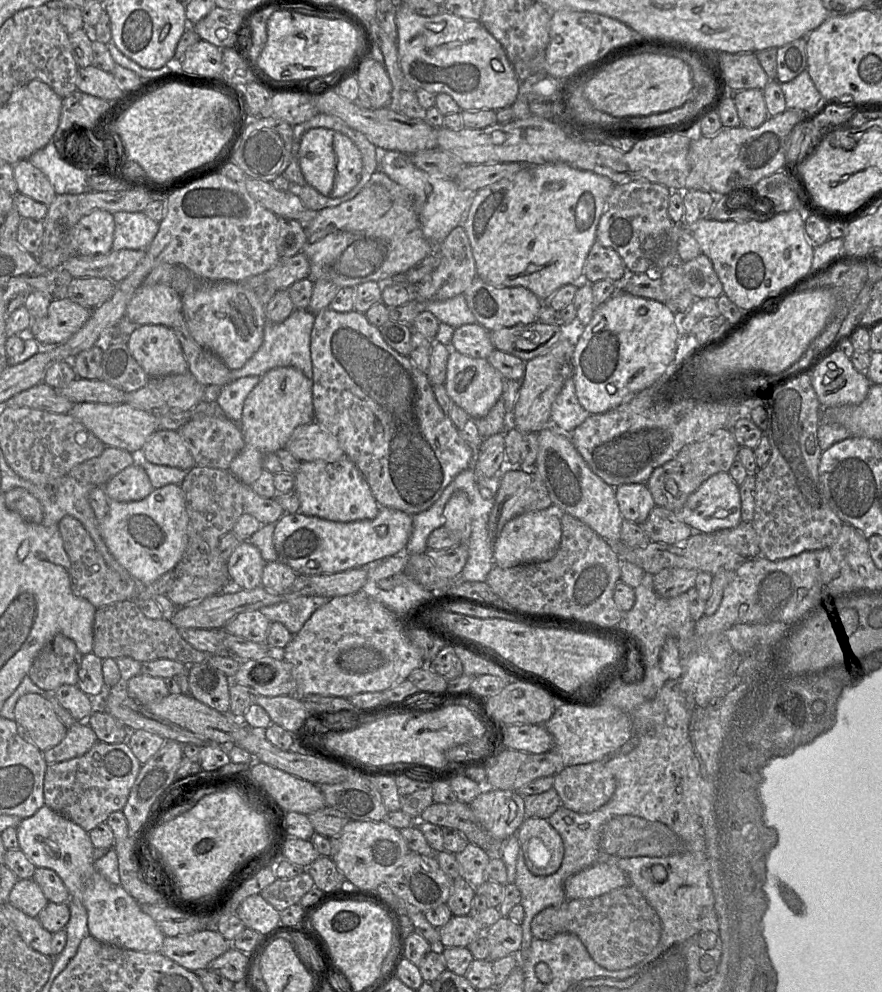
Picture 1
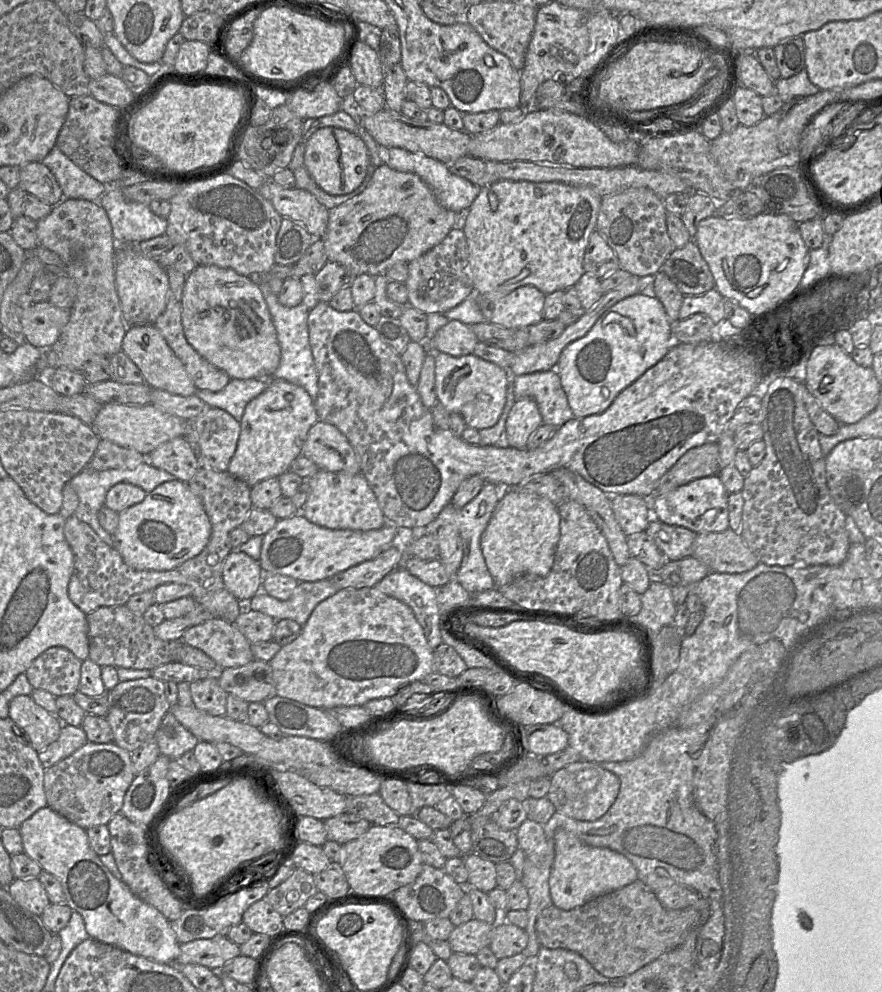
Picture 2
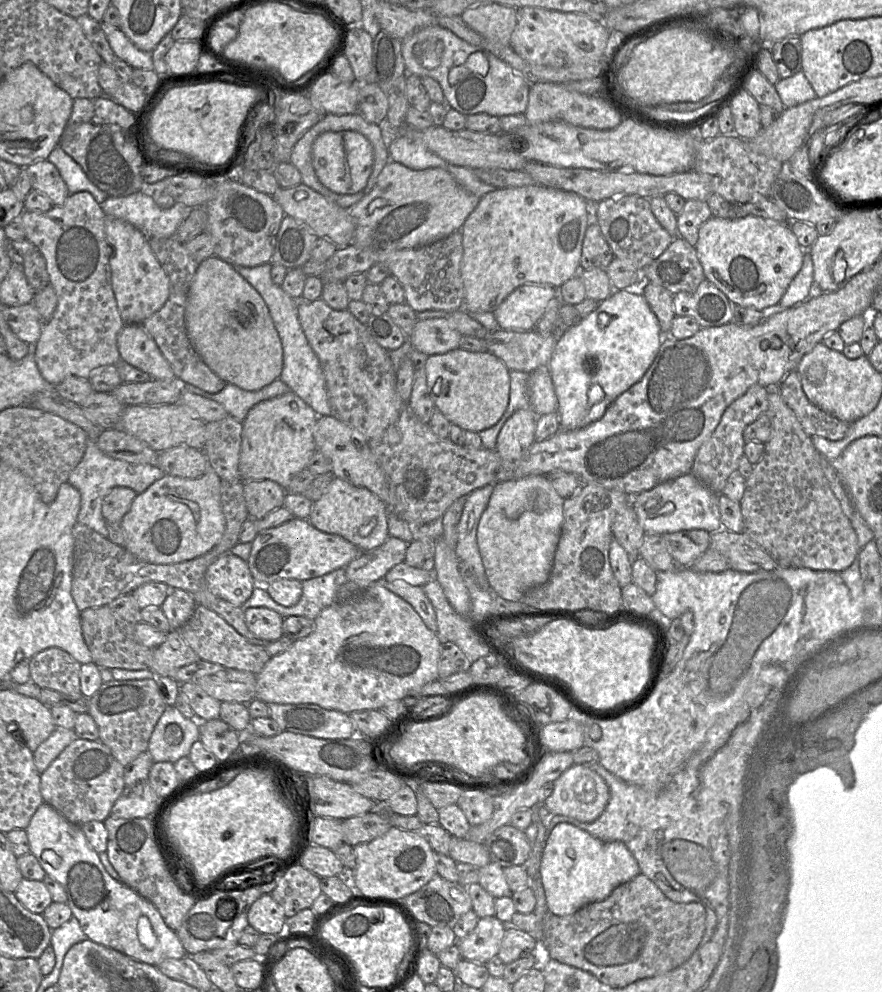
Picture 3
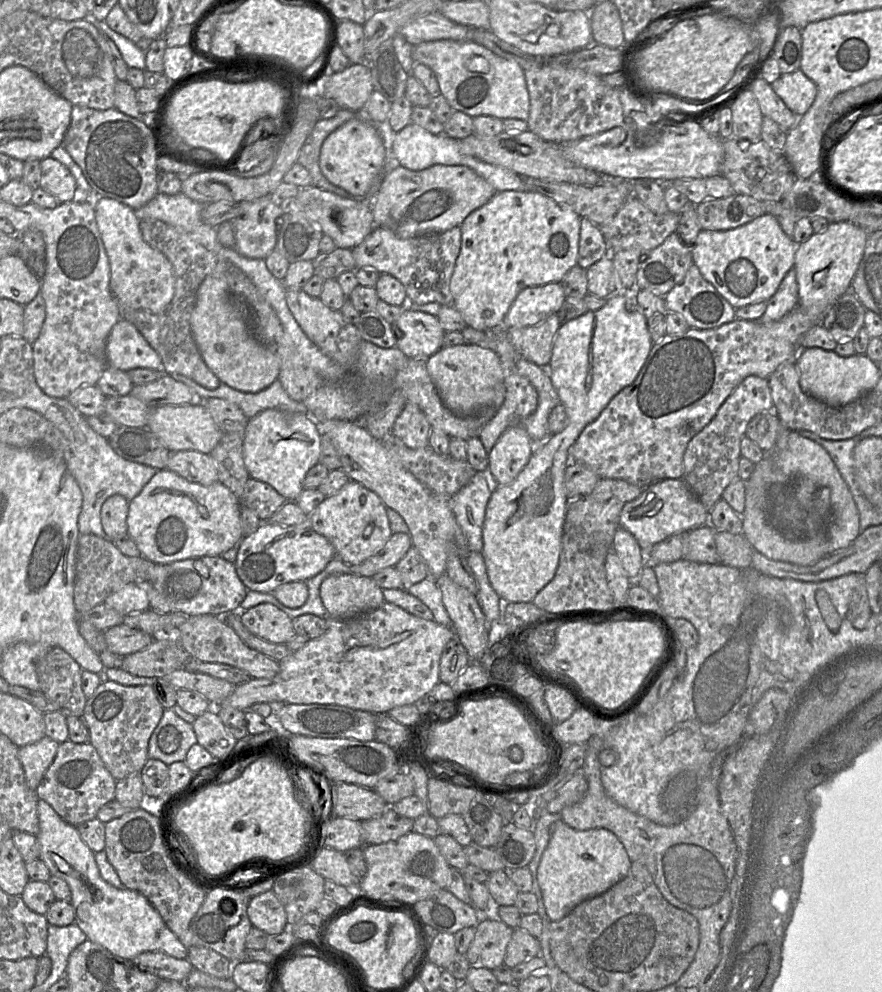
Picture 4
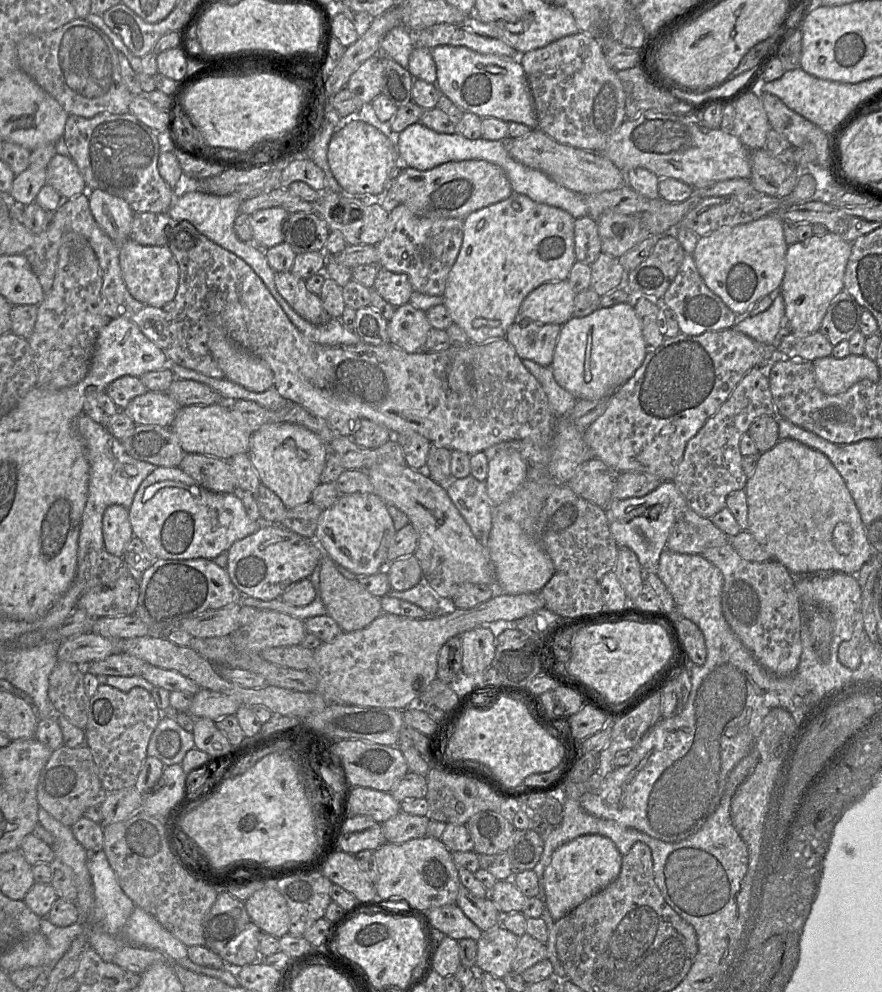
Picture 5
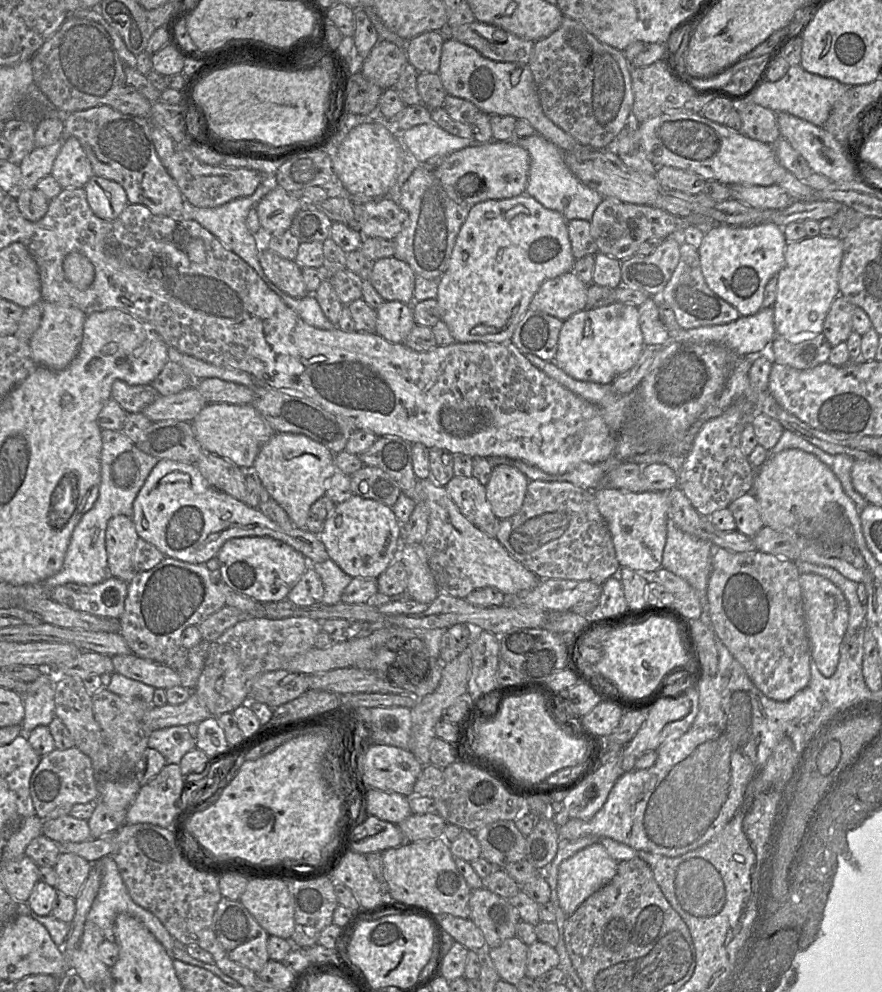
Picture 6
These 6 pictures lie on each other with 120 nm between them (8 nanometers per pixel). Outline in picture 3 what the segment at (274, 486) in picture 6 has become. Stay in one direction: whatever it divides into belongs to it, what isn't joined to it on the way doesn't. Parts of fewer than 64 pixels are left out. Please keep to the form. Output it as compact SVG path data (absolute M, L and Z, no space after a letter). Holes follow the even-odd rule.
M294 392L264 400L250 409L242 422L239 474L242 481L272 480L287 490L292 478L304 470L317 451L314 426L318 415Z

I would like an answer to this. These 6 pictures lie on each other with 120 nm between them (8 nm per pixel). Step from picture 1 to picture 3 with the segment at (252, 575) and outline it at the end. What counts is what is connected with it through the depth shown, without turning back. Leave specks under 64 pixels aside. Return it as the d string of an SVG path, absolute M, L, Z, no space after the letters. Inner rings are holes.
M231 553L221 556L207 568L206 581L215 596L238 607L251 597L256 587L247 561Z

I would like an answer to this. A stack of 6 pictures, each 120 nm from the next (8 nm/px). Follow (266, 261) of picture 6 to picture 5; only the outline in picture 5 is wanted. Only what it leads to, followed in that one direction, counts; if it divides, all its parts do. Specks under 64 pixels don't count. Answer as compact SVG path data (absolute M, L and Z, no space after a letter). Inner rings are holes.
M288 271L275 273L274 281L280 295L304 320L313 325L322 325L331 318L319 296L308 290L304 280Z

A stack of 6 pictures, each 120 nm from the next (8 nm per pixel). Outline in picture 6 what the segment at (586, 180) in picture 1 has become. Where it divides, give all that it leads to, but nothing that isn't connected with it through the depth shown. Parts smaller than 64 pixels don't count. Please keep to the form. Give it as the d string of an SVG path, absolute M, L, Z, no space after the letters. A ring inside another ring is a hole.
M523 193L519 196L486 200L473 205L461 225L451 252L448 268L438 283L436 301L441 321L457 343L502 343L512 335L529 309L542 283L572 271L574 257L566 219Z

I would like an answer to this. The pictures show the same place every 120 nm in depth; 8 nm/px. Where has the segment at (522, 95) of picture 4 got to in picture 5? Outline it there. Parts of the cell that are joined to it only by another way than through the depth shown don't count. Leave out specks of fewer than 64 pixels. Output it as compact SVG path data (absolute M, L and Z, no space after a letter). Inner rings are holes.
M439 45L431 49L436 64L436 85L443 95L466 112L522 123L538 129L534 100L518 57L481 54L465 46Z

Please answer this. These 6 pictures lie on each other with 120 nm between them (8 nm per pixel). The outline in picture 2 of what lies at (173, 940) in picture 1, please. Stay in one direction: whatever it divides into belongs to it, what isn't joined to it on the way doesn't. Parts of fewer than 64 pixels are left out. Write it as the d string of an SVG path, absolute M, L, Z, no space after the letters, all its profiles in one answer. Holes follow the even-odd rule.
M216 935L209 939L181 943L176 963L168 964L199 964L212 970L220 970L225 963L239 955L239 945L226 935Z

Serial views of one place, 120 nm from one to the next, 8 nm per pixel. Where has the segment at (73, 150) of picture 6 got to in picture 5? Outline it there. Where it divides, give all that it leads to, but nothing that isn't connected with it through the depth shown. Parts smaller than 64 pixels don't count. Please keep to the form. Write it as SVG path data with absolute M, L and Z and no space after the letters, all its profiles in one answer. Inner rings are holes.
M56 154L46 167L46 184L51 185L63 200L80 195L85 180L70 156Z

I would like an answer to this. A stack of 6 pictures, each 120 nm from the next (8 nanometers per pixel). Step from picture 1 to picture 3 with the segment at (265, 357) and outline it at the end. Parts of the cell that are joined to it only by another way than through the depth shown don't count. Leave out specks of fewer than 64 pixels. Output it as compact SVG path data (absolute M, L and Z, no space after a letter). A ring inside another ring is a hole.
M271 263L255 267L233 265L233 268L261 295L267 305L282 344L283 369L279 379L307 403L318 416L331 416L332 411L328 402L324 372L299 322L298 300L289 296L281 286L273 283L270 275Z

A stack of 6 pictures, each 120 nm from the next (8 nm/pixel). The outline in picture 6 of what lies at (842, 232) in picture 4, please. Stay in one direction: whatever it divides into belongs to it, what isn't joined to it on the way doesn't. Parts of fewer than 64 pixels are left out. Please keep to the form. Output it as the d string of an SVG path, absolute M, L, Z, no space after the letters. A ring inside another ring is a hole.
M819 235L787 243L784 267L777 274L776 298L772 305L776 335L798 343L802 340L802 332L822 333L830 305L840 294L838 280L842 256L841 237Z

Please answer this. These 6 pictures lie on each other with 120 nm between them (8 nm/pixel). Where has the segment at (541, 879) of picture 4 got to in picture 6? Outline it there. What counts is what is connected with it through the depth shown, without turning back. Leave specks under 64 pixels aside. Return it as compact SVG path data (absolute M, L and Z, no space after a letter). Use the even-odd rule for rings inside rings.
M600 844L590 845L564 860L558 870L557 893L559 905L565 914L572 915L590 895L609 883L616 874L617 864Z

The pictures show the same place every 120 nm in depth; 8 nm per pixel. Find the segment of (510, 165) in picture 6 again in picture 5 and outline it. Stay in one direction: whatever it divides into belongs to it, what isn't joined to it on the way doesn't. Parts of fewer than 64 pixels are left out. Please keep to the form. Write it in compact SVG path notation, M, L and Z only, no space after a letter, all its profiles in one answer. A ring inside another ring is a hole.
M485 160L450 161L430 170L401 169L399 174L389 183L386 199L381 206L389 213L397 205L403 204L417 216L464 219L471 212L502 201L512 193L508 178L498 165Z

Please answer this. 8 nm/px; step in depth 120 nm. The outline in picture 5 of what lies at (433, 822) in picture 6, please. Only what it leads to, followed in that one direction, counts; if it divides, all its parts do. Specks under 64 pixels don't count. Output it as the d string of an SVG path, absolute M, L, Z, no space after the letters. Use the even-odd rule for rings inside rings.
M400 811L381 824L387 843L403 843L426 836L430 818Z

